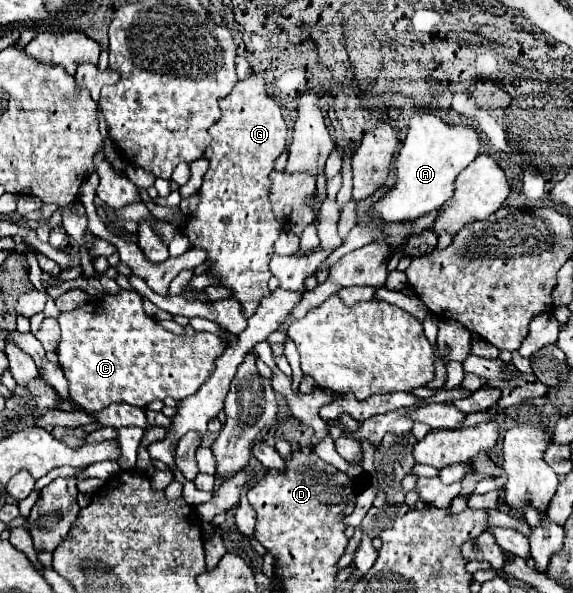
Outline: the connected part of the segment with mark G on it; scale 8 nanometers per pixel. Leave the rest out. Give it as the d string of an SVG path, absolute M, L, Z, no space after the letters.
M252 73L244 81L238 81L230 95L220 99L220 109L222 117L208 129L212 141L204 157L208 157L210 167L200 189L200 205L194 213L190 213L188 223L184 225L184 233L190 239L192 247L208 251L208 259L214 263L210 267L210 273L220 277L218 285L234 289L234 297L242 303L246 317L250 317L258 309L262 297L270 295L268 279L272 277L272 273L268 269L268 263L274 253L274 241L284 231L284 223L276 219L270 203L270 173L274 171L276 159L286 149L288 127L284 123L280 105L268 95L268 83L262 73Z

